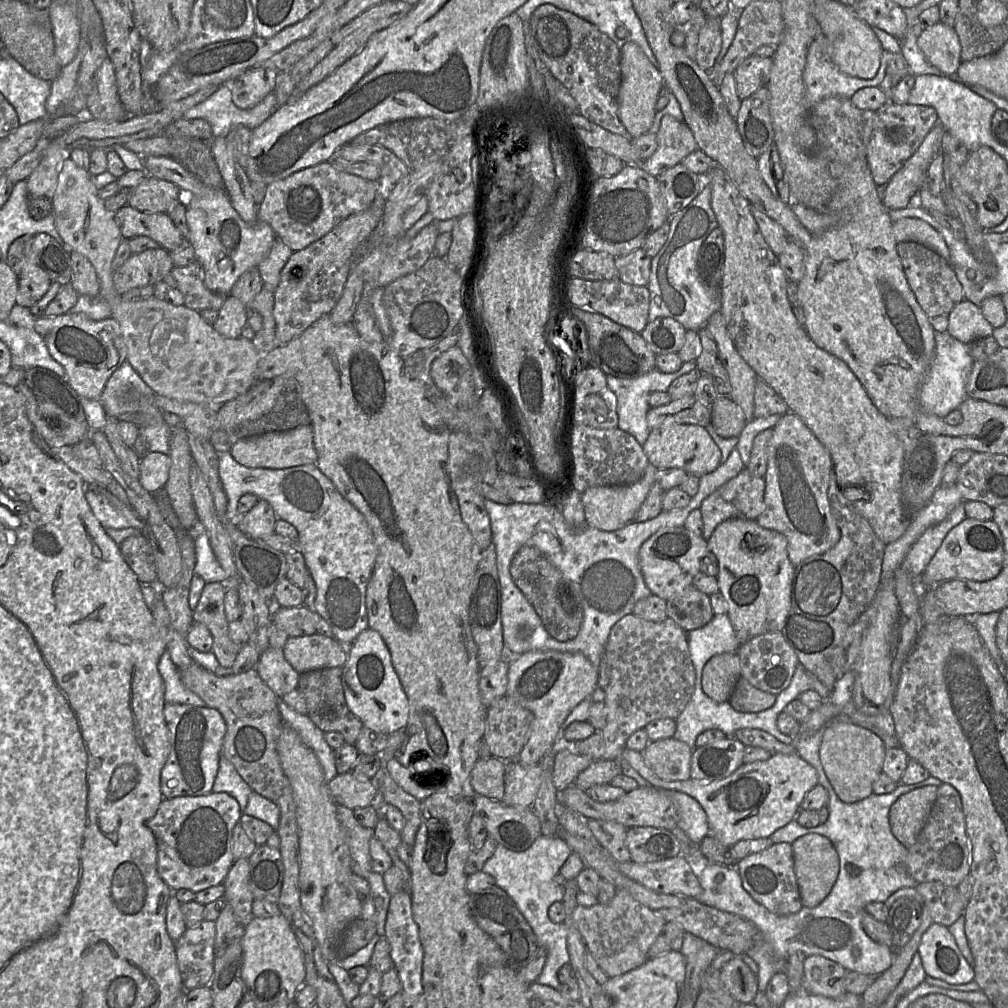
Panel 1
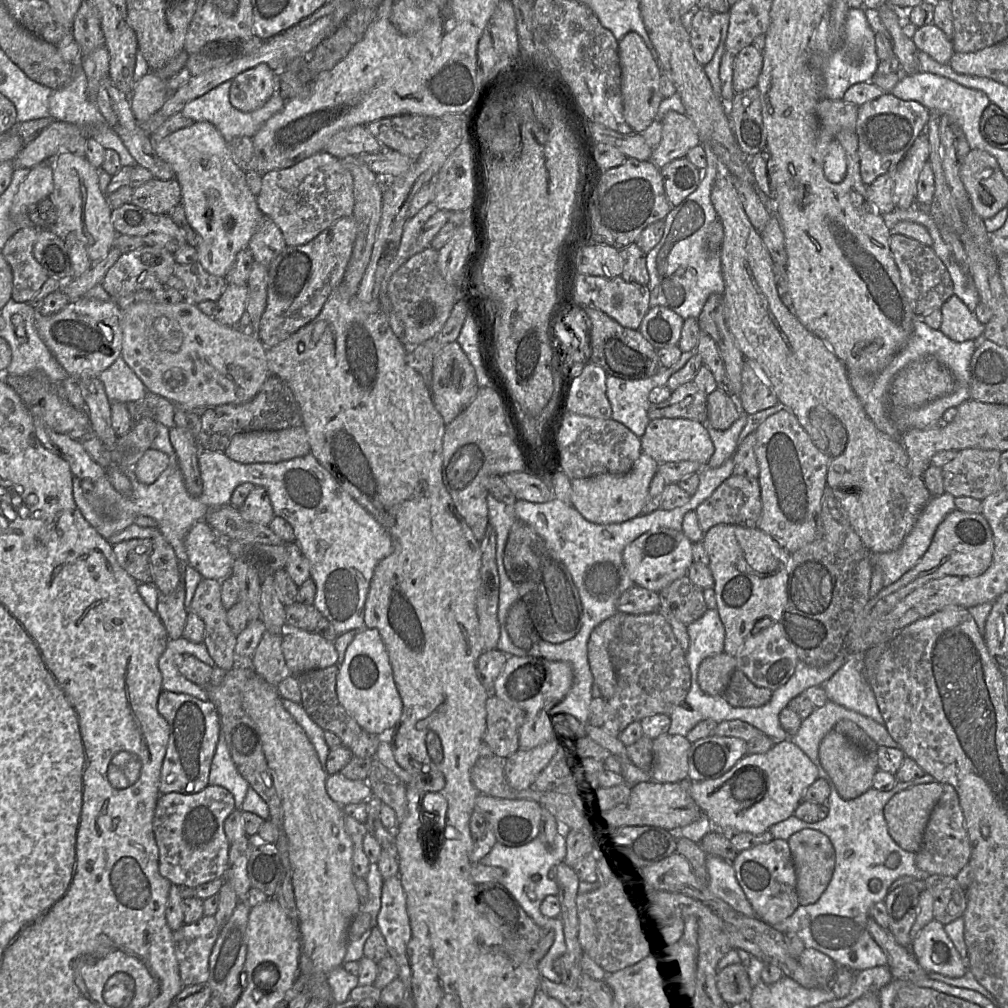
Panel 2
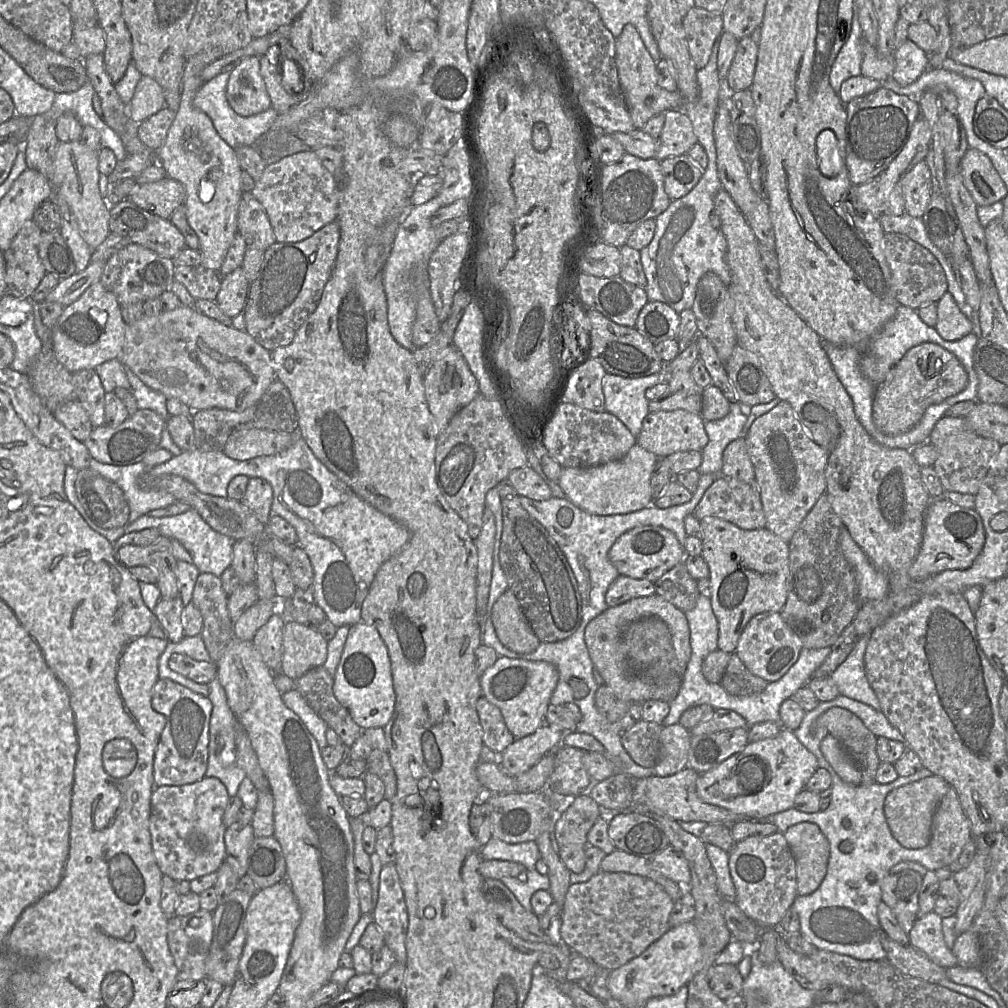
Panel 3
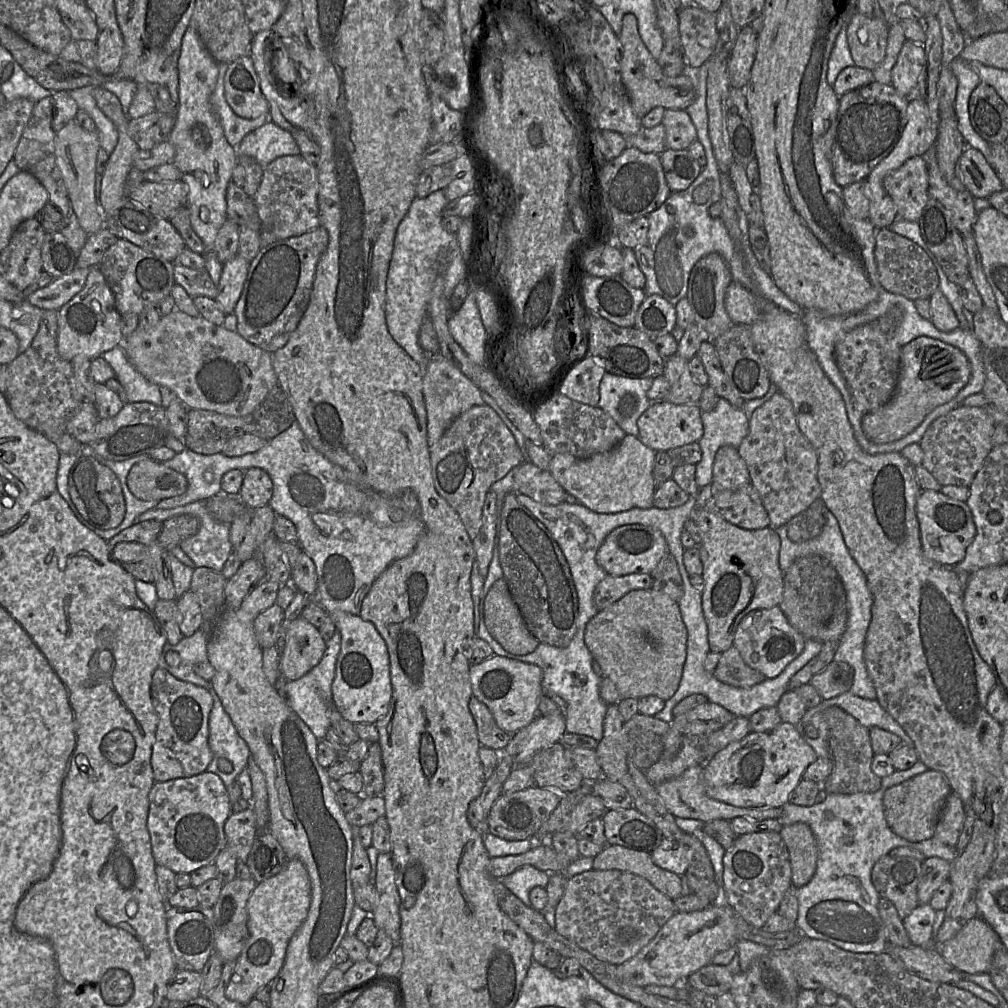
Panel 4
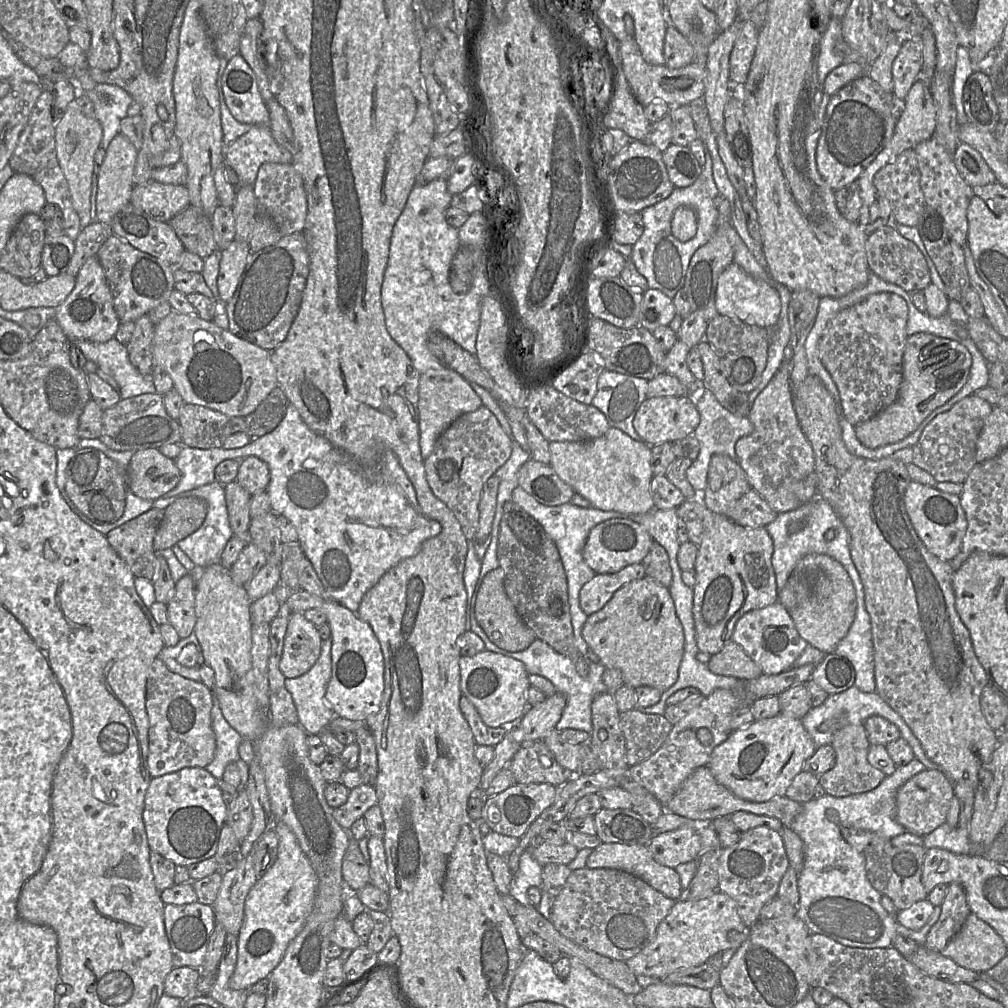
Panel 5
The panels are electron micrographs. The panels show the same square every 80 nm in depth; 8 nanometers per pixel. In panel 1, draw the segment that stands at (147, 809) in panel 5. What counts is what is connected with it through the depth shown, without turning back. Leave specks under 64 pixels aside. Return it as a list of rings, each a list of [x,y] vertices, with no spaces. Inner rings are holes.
[[[225,792],[164,798],[149,821],[157,843],[157,871],[160,877],[173,891],[188,889],[197,893],[223,884],[234,862],[233,829],[242,814],[237,800]]]

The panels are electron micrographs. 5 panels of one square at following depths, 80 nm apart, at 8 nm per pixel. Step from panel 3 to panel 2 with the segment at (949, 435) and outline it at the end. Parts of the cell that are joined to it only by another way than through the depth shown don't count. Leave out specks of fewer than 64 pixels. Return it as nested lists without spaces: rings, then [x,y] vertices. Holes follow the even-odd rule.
[[[967,448],[942,467],[944,491],[983,500],[1003,489],[1000,451]]]

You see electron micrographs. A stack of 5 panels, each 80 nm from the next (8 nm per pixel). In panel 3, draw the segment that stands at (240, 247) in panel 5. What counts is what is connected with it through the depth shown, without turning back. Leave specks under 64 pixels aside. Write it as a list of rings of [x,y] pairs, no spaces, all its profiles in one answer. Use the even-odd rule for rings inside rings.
[[[242,267],[221,279],[220,290],[215,299],[220,310],[231,319],[243,312],[248,296],[249,282]]]

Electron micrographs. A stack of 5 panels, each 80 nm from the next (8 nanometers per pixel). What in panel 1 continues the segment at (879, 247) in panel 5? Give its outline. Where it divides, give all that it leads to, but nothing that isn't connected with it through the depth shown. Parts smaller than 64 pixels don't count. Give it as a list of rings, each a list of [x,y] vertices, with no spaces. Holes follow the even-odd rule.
[[[913,241],[898,242],[896,250],[907,282],[917,302],[930,319],[941,315],[948,316],[954,306],[965,299],[963,287],[950,263],[936,252]]]

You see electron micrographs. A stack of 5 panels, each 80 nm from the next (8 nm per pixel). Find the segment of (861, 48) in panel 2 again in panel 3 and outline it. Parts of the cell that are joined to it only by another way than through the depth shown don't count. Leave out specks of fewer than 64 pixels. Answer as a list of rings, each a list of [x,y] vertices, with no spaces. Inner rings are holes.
[[[854,2],[854,14],[851,31],[845,44],[839,51],[829,74],[829,83],[838,94],[842,83],[850,77],[860,76],[861,73],[861,40],[863,38],[857,8]]]

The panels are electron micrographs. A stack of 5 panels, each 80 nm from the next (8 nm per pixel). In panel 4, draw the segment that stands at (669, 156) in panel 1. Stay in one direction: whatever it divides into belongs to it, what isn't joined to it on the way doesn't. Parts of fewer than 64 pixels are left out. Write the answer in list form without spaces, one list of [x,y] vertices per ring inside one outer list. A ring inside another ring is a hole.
[[[665,110],[661,123],[666,133],[666,149],[687,150],[697,140],[696,129],[686,110]]]

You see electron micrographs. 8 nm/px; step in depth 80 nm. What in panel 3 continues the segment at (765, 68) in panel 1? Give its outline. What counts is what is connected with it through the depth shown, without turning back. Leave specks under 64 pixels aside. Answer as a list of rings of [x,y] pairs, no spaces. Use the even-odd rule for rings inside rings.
[[[750,36],[738,40],[737,50],[727,74],[731,92],[749,89],[755,73],[758,46]]]

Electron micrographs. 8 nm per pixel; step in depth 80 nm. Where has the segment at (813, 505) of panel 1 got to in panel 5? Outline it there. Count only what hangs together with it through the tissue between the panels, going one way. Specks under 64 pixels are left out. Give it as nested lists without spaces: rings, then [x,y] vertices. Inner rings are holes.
[[[789,342],[789,350],[785,360],[751,406],[748,419],[754,427],[753,432],[740,438],[735,445],[737,461],[745,471],[751,488],[778,514],[795,510],[812,501],[817,496],[814,453],[809,441],[800,428],[795,412],[792,400],[790,372],[791,359]]]

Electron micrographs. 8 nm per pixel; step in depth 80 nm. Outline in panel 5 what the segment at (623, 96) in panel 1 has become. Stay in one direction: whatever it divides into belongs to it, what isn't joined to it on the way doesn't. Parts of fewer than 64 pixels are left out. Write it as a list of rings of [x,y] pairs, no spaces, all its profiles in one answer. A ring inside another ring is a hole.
[[[626,16],[624,18],[624,26],[629,37],[619,42],[623,72],[636,100],[642,106],[645,107],[654,101],[663,101],[670,107],[687,106],[695,100],[703,98],[706,86],[704,62],[693,61],[688,66],[679,69],[671,69],[665,64],[649,64],[642,57],[633,37],[634,22],[631,17]]]

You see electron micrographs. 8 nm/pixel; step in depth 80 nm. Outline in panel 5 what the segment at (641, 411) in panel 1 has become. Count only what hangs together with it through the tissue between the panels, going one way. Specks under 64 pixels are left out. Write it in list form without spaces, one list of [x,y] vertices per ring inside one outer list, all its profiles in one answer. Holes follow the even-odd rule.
[[[604,369],[598,377],[591,405],[605,415],[610,427],[621,430],[633,440],[642,441],[632,421],[647,398],[648,381]]]

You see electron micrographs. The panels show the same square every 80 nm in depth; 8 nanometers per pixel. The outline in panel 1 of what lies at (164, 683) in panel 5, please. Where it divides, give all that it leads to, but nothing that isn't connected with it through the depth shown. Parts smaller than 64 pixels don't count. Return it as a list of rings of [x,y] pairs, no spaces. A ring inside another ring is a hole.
[[[166,702],[164,716],[170,733],[170,753],[160,777],[163,797],[170,799],[211,793],[226,734],[226,723],[222,715],[208,706]]]

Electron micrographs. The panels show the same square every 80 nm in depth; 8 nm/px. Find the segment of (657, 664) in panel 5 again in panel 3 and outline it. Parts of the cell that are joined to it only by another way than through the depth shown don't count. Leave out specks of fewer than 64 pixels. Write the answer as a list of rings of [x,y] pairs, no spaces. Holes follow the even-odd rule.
[[[658,594],[634,598],[621,605],[609,607],[586,627],[585,643],[589,656],[594,668],[602,676],[604,684],[611,688],[615,696],[615,702],[621,700],[642,703],[651,699],[665,700],[664,702],[666,702],[671,701],[679,690],[679,676],[667,677],[662,680],[642,680],[640,677],[634,676],[627,671],[626,645],[622,638],[622,632],[631,623],[650,616],[659,617],[667,624],[671,633],[675,656],[681,668],[681,673],[683,673],[691,657],[688,621],[684,612]]]

